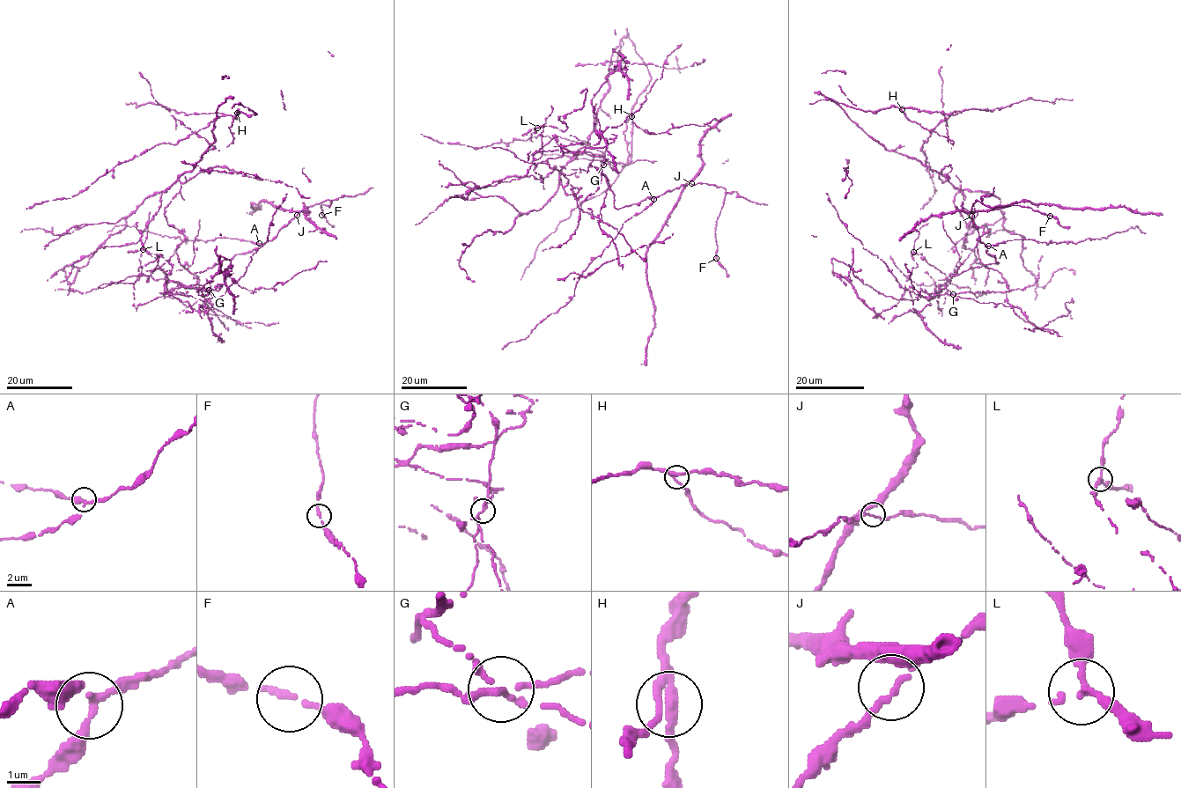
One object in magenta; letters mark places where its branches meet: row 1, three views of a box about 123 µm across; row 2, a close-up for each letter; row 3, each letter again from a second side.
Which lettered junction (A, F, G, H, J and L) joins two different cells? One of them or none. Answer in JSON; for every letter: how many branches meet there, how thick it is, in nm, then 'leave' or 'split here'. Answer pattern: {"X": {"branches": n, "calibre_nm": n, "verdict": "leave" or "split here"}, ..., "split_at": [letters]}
{"A": {"branches": 3, "calibre_nm": 200, "verdict": "leave"}, "F": {"branches": 2, "calibre_nm": 180, "verdict": "leave"}, "G": {"branches": 3, "calibre_nm": 170, "verdict": "split here"}, "H": {"branches": 3, "calibre_nm": 240, "verdict": "leave"}, "J": {"branches": 2, "calibre_nm": 170, "verdict": "leave"}, "L": {"branches": 3, "calibre_nm": 200, "verdict": "leave"}, "split_at": ["G"]}

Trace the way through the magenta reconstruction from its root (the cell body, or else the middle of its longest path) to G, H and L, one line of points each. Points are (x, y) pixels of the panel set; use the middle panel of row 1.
G: (572, 158), (559, 171), (556, 166), (542, 179), (534, 171), (538, 163), (569, 151), (603, 157), (603, 165)
H: (572, 158), (594, 129), (600, 101), (608, 88), (611, 55), (626, 37), (651, 77), (631, 116)
L: (572, 158), (559, 171), (556, 166), (539, 179), (533, 154), (554, 137), (555, 128), (537, 128)

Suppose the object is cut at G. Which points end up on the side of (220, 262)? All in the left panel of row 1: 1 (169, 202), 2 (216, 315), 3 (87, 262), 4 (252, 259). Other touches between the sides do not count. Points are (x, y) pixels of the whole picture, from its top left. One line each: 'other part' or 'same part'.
1: other part
2: other part
3: same part
4: other part

